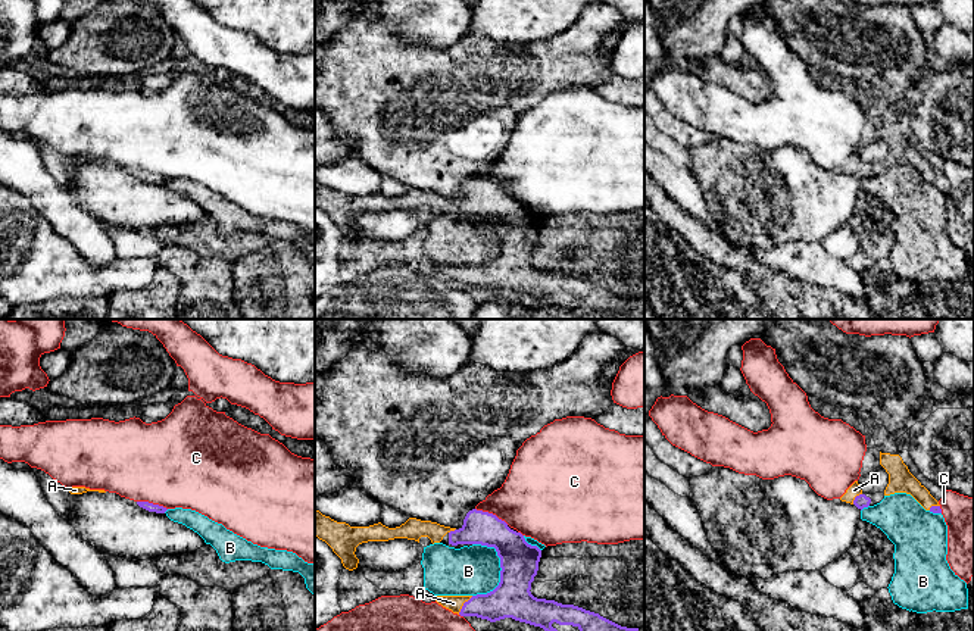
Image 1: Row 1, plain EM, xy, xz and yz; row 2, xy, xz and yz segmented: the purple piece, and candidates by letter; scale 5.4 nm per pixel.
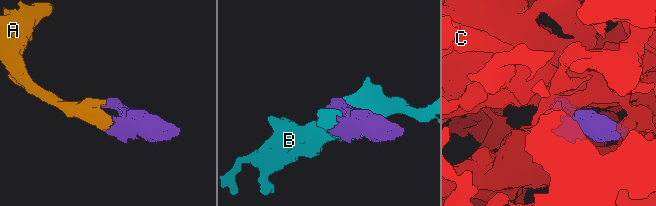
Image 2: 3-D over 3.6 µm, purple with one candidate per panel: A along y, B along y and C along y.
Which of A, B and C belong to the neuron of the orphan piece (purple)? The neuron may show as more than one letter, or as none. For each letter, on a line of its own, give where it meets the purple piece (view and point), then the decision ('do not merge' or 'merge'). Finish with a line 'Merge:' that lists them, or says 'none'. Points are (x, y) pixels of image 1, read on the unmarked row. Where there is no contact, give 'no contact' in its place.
A: xz (464, 275) | merge
B: xz (500, 249) | do not merge
C: xz (492, 184) | do not merge
Merge: A

